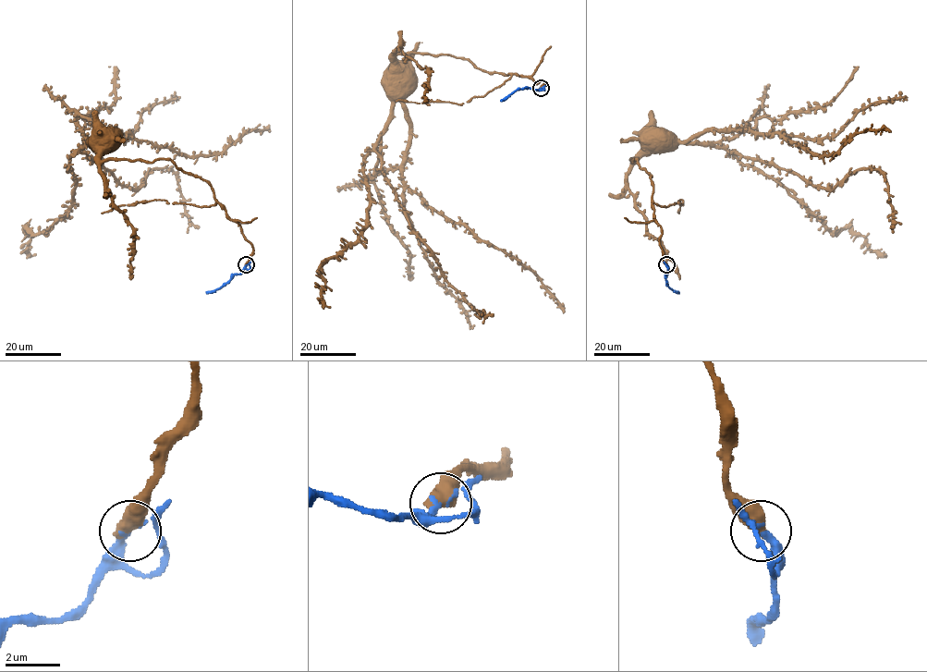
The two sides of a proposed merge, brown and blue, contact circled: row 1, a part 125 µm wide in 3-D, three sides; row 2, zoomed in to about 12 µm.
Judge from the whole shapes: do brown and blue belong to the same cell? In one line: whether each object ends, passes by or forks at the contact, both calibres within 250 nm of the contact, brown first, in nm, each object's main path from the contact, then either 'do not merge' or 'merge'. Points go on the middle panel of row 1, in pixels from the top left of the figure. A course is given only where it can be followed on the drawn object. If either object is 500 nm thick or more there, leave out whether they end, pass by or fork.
calibres 600 and 280 nm; course brown (541, 88), (547, 82), (489, 73), (465, 58), (446, 54), (398, 53), (395, 54), (396, 67); course blue (541, 88), (518, 89), (500, 101); merge

